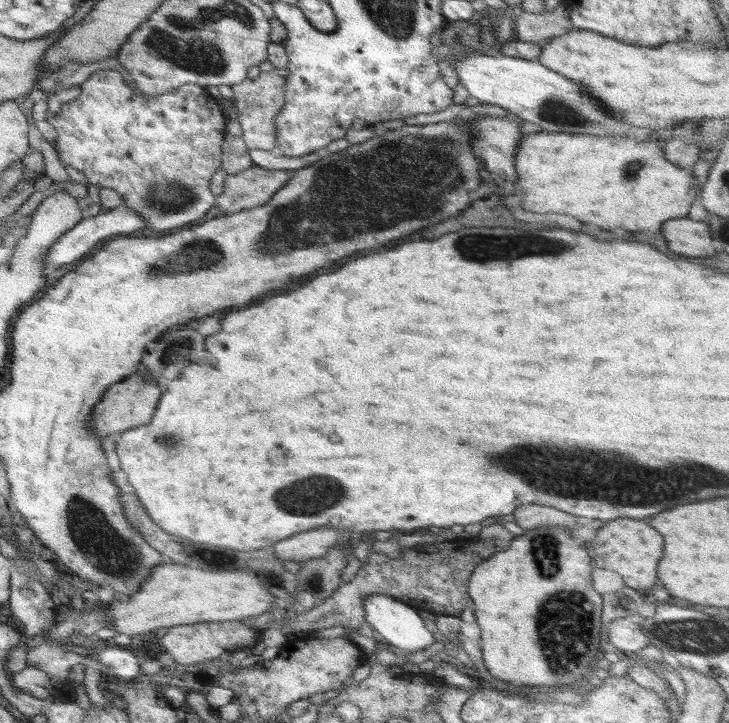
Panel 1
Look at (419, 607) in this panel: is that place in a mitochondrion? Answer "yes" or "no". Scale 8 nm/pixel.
no

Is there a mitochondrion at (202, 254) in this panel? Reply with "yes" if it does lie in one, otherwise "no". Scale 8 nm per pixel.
yes

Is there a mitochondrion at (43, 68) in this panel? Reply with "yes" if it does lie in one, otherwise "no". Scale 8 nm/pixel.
no

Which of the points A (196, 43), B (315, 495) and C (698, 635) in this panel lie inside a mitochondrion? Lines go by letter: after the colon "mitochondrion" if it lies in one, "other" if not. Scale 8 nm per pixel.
A: mitochondrion
B: mitochondrion
C: mitochondrion

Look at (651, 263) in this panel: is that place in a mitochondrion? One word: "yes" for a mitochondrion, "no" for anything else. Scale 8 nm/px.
no

